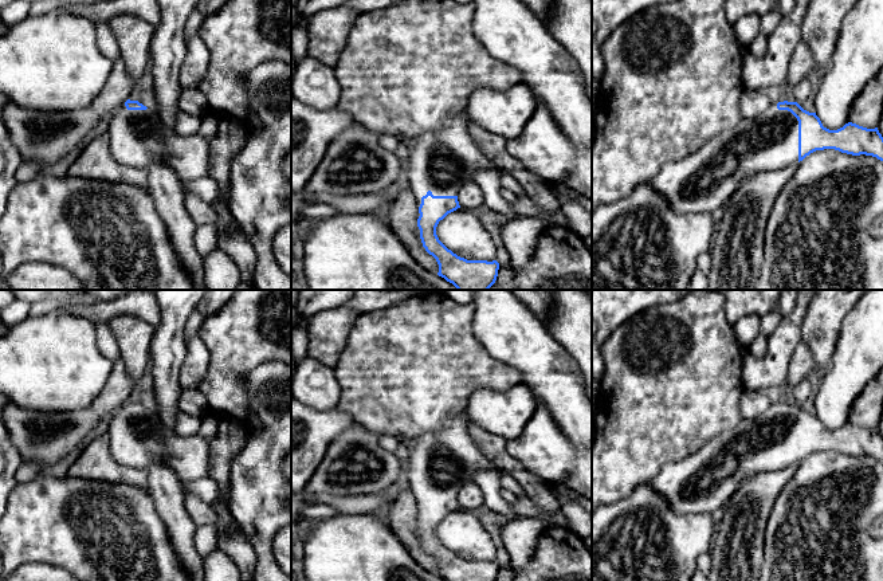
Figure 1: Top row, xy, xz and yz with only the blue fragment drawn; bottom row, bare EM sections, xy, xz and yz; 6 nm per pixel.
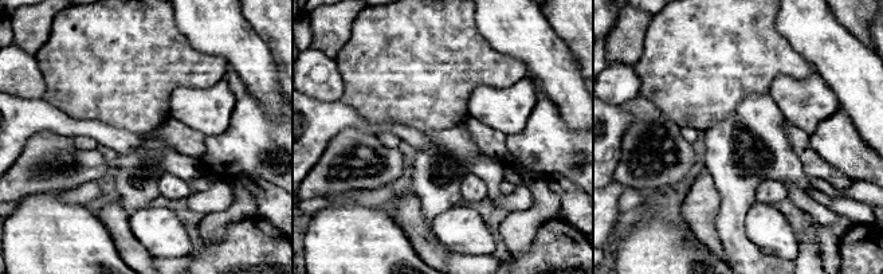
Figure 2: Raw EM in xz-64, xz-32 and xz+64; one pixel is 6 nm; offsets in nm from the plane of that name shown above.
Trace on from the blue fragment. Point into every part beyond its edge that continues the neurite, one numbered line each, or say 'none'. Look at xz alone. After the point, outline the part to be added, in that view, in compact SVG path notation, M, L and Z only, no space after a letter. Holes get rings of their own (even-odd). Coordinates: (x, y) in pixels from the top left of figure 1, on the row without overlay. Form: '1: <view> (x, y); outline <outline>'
1: xz (440, 462); outline M467 411L448 415L439 431L423 433L413 437L409 450L407 467L409 490L416 499L417 507L428 491L433 496L458 496L460 487L474 482L479 471L495 468L494 464L480 452L470 435L472 425Z

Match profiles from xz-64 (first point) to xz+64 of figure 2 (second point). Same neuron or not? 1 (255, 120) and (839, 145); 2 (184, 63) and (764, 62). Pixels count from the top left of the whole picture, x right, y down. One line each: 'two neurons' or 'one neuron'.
1: one neuron
2: one neuron

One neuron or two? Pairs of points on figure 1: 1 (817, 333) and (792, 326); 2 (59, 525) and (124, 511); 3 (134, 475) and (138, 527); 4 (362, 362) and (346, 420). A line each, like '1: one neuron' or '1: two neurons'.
1: two neurons
2: one neuron
3: two neurons
4: two neurons

